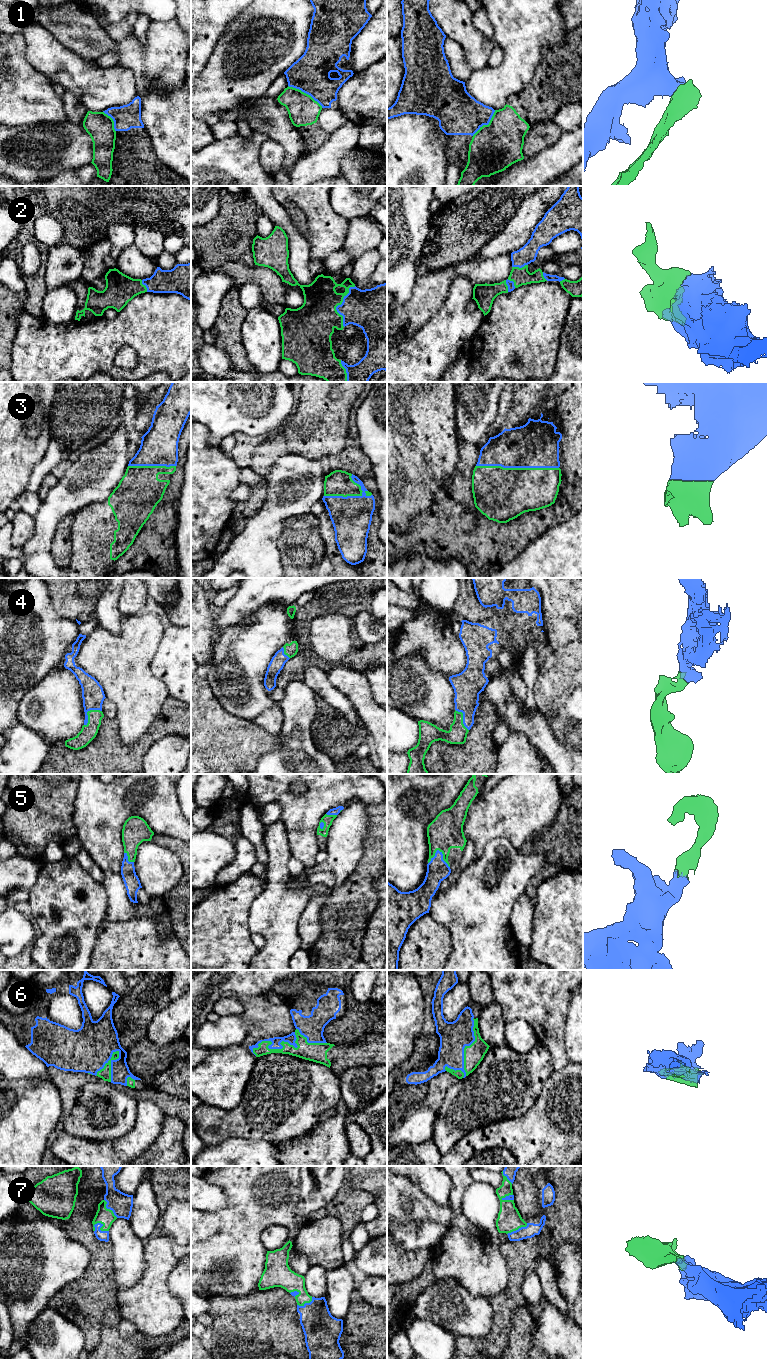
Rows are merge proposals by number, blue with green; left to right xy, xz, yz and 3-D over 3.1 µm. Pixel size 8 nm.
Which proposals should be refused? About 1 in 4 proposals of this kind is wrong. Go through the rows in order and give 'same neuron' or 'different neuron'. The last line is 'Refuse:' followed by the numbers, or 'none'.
1: different neuron
2: same neuron
3: same neuron
4: same neuron
5: same neuron
6: same neuron
7: same neuron
Refuse: 1

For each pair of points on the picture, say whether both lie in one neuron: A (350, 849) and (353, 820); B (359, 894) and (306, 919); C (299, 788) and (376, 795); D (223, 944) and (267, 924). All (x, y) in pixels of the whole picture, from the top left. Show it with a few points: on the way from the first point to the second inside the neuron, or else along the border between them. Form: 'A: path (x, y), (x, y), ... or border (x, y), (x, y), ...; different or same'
A: path (350, 842), (350, 827); same
B: border (326, 894), (318, 935); different
C: border (291, 784), (291, 790), (297, 794), (307, 790); different
D: border (251, 907), (248, 913), (248, 928), (251, 933); different

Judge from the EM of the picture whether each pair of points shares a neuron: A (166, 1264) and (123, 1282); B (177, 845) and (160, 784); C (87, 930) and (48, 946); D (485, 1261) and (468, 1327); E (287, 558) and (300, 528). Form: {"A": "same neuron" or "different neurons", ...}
{"A": "different neurons", "B": "different neurons", "C": "same neuron", "D": "different neurons", "E": "same neuron"}

